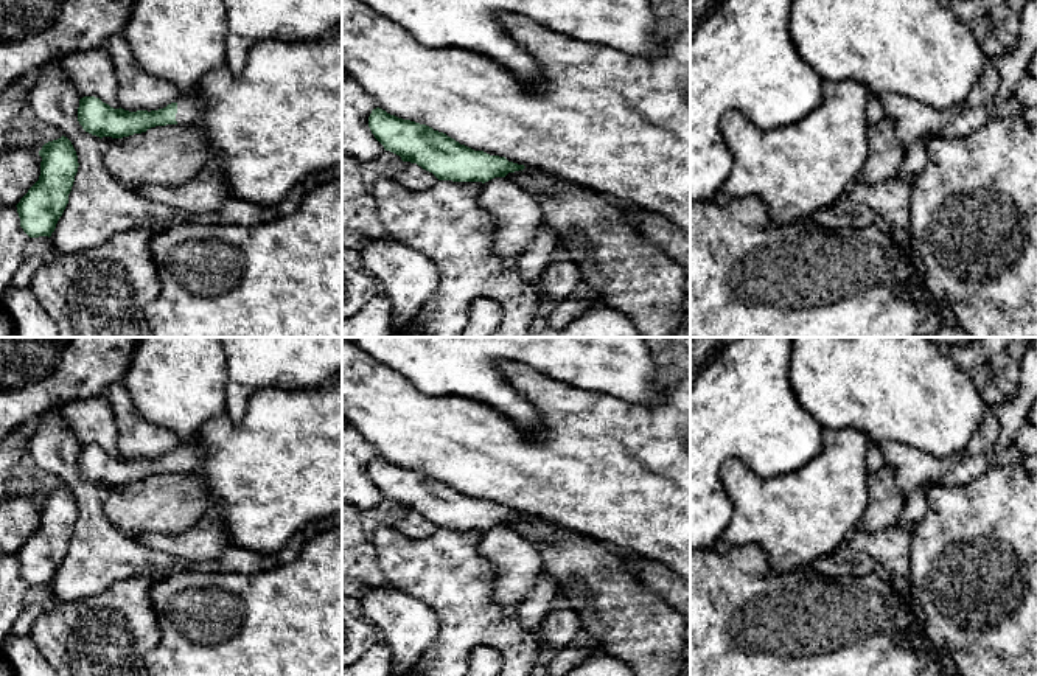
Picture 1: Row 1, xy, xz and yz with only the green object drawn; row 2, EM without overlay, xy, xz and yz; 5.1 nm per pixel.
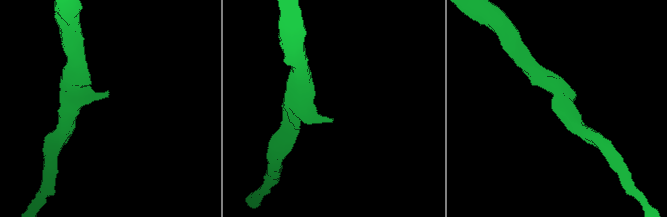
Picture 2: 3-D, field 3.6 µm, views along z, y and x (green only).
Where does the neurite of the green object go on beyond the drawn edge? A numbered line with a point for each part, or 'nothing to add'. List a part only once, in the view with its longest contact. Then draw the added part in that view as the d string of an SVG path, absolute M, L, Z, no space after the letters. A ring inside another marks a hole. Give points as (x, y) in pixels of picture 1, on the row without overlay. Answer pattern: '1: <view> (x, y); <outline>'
1: xy (188, 460); M182 443L177 449L176 469L182 474L197 472L202 468L202 455L187 443Z

